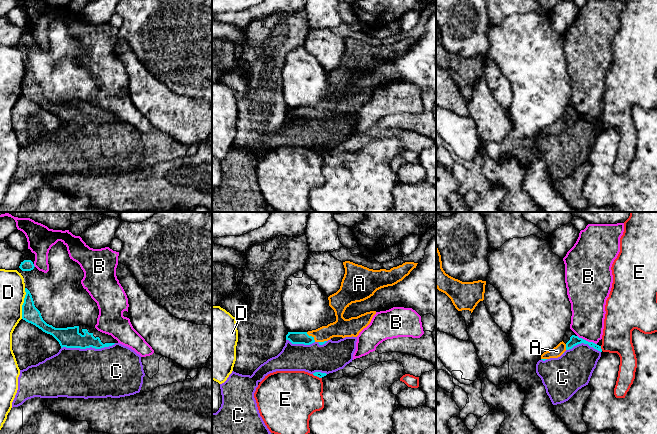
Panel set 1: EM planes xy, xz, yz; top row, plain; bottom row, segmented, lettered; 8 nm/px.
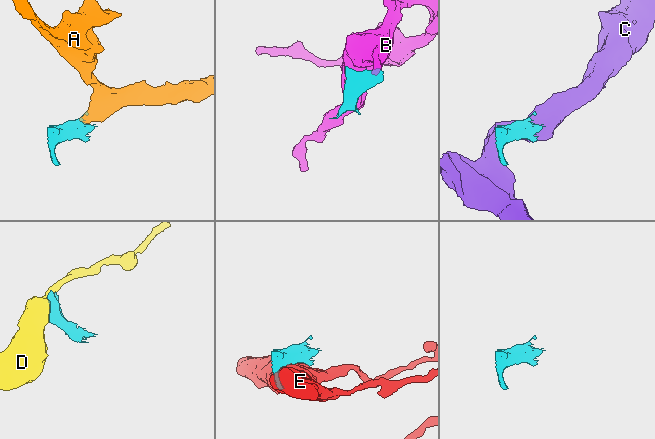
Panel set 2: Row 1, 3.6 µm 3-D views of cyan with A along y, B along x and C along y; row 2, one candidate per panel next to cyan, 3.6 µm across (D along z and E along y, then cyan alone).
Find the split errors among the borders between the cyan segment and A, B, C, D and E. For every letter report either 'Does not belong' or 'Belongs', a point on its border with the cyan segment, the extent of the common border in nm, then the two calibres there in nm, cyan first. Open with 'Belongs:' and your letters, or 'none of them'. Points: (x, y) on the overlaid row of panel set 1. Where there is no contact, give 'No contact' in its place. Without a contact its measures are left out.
Belongs: A
A: Belongs. Touches cyan at xz (311, 336). Shared border 110 nm. Thickness 100 nm (cyan) against 140 nm
B: Does not belong. Touches cyan at yz (587, 341). Shared border 180 nm. Thickness 80 nm (cyan) against 280 nm
C: Does not belong. Touches cyan at xy (88, 347). Shared border 440 nm. Thickness 170 nm (cyan) against 400 nm
D: Does not belong. Touches cyan at xy (23, 303). Shared border 260 nm. Thickness 140 nm (cyan) against 200 nm
E: Does not belong. Touches cyan at yz (600, 348). Shared border 40 nm. Thickness 80 nm (cyan) against 240 nm

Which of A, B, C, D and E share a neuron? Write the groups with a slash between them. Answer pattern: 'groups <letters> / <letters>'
groups A / B / C / D / E

